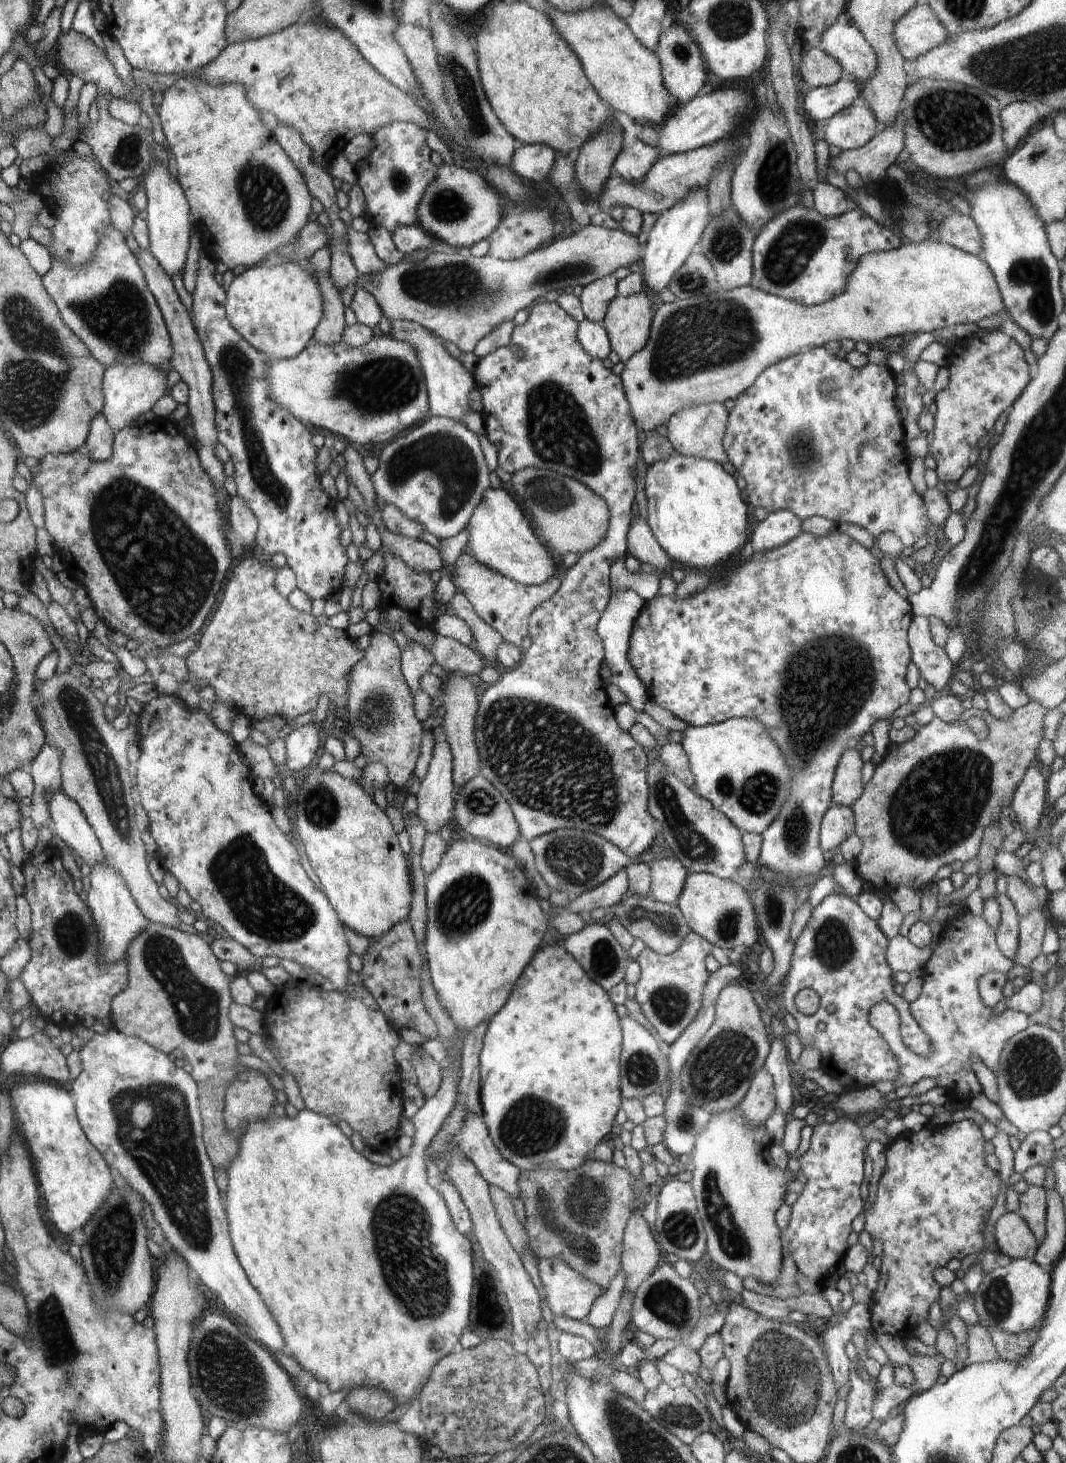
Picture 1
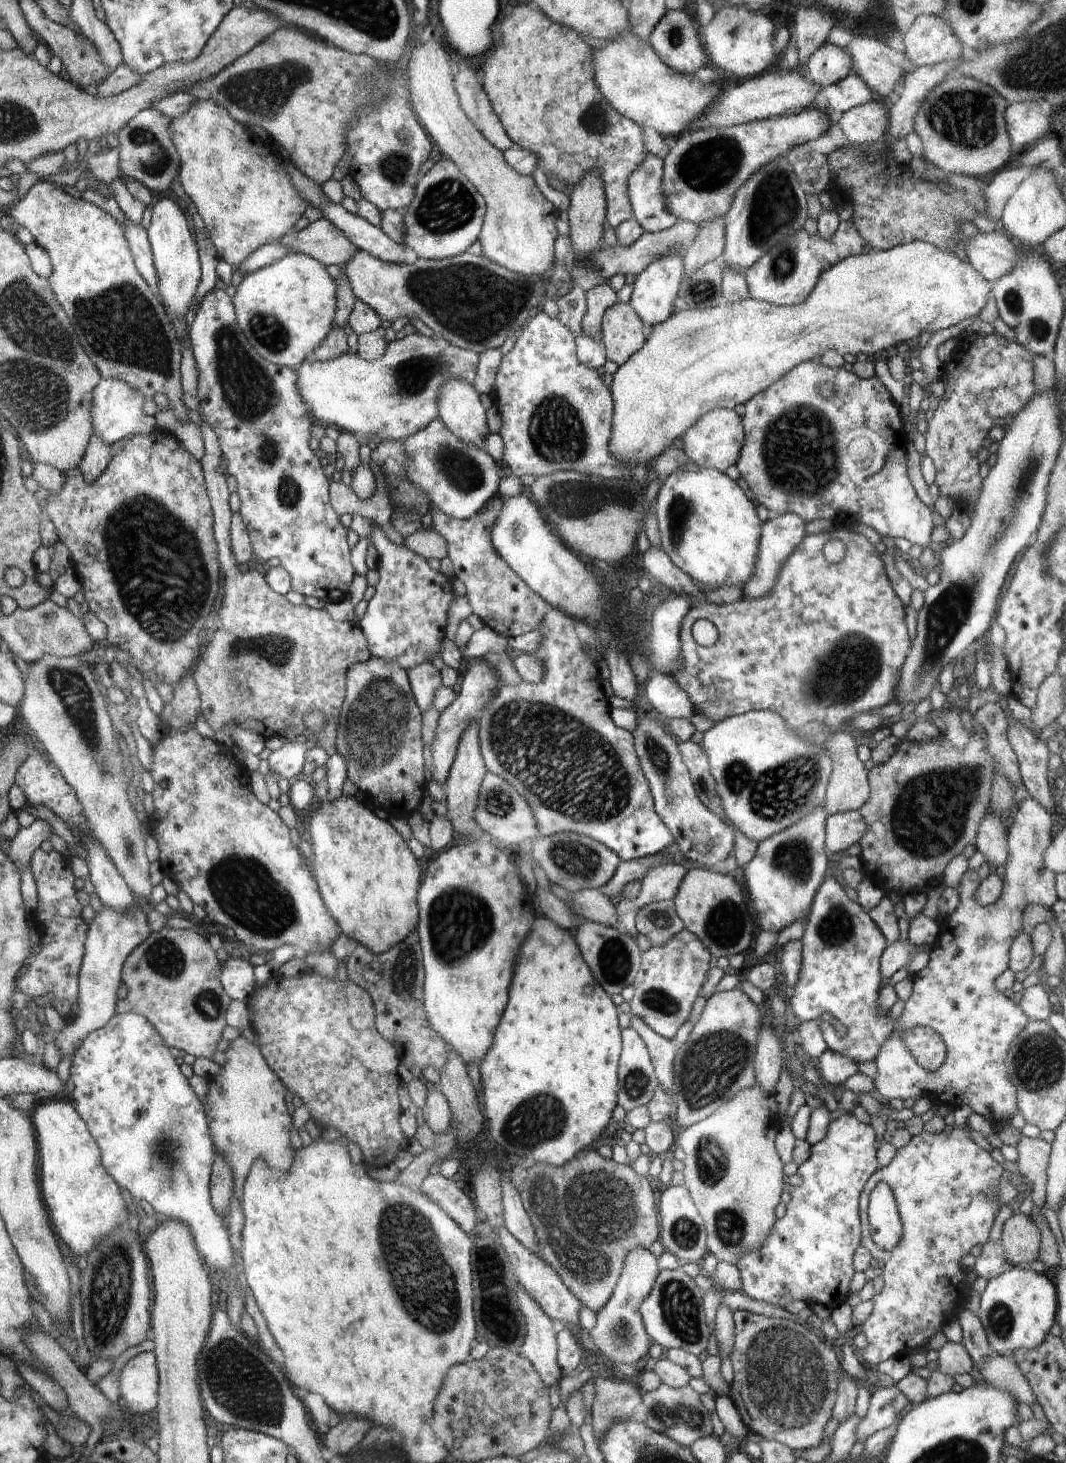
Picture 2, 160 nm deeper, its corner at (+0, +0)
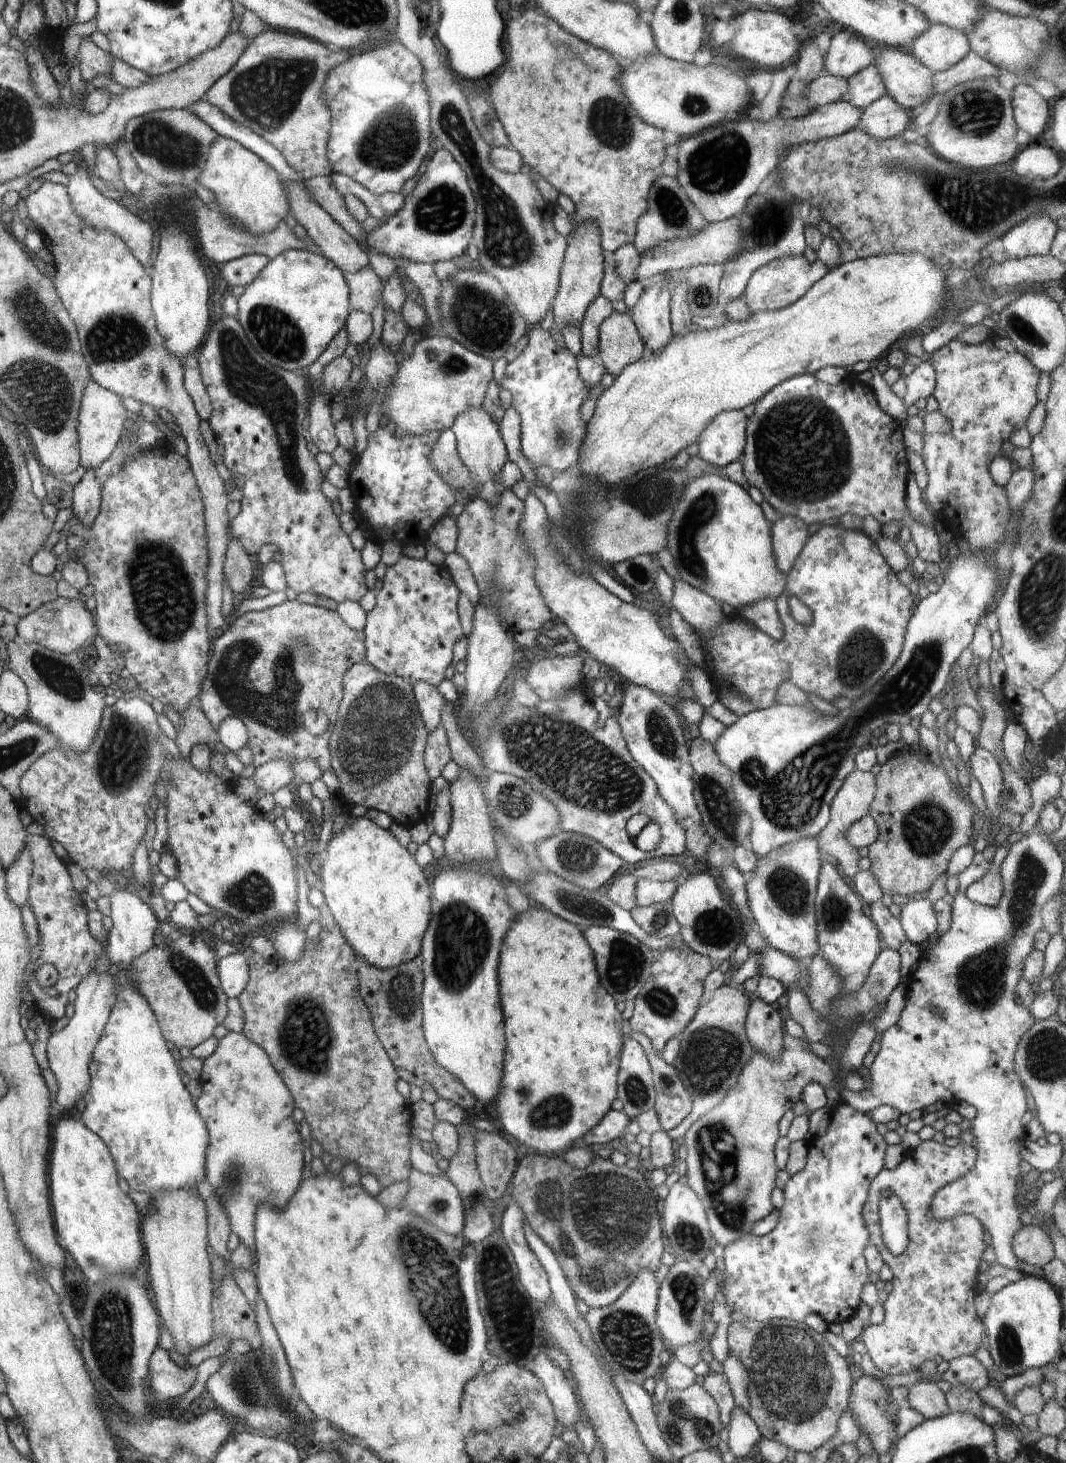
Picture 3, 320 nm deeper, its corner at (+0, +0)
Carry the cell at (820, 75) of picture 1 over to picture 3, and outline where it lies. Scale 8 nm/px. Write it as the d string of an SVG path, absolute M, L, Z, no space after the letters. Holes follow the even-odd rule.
M841 28L831 36L830 46L823 57L825 72L845 79L863 71L875 60L871 44L848 28Z

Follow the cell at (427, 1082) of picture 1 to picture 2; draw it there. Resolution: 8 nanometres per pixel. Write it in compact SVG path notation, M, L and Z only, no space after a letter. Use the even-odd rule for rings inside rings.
M433 1084L432 1088L428 1088L428 1096L426 1096L426 1106L423 1109L423 1118L425 1119L425 1124L427 1125L427 1130L429 1130L432 1134L444 1134L444 1132L448 1132L448 1128L450 1128L450 1120L451 1120L451 1111L450 1106L448 1105L448 1100L446 1100L446 1096L442 1094L440 1091L439 1084Z

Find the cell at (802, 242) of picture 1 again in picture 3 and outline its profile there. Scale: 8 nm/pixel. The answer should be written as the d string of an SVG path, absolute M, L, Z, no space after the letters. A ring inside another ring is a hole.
M804 255L774 259L752 273L743 296L751 314L762 310L781 310L800 300L810 286L824 278L828 271L826 266L818 260L809 264Z

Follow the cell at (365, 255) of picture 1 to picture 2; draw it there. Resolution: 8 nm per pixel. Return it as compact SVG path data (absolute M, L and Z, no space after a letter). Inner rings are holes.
M323 218L310 223L301 232L286 234L277 242L294 250L294 253L310 256L323 266L338 268L342 268L352 256L356 256L356 252L362 252L332 222Z

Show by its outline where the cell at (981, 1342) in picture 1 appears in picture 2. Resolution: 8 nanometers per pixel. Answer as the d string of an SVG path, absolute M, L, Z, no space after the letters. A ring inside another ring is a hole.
M993 1353L982 1364L984 1366L980 1373L994 1388L1008 1392L1019 1404L1032 1407L1037 1402L1026 1378L1020 1374L1018 1366L1010 1357Z

